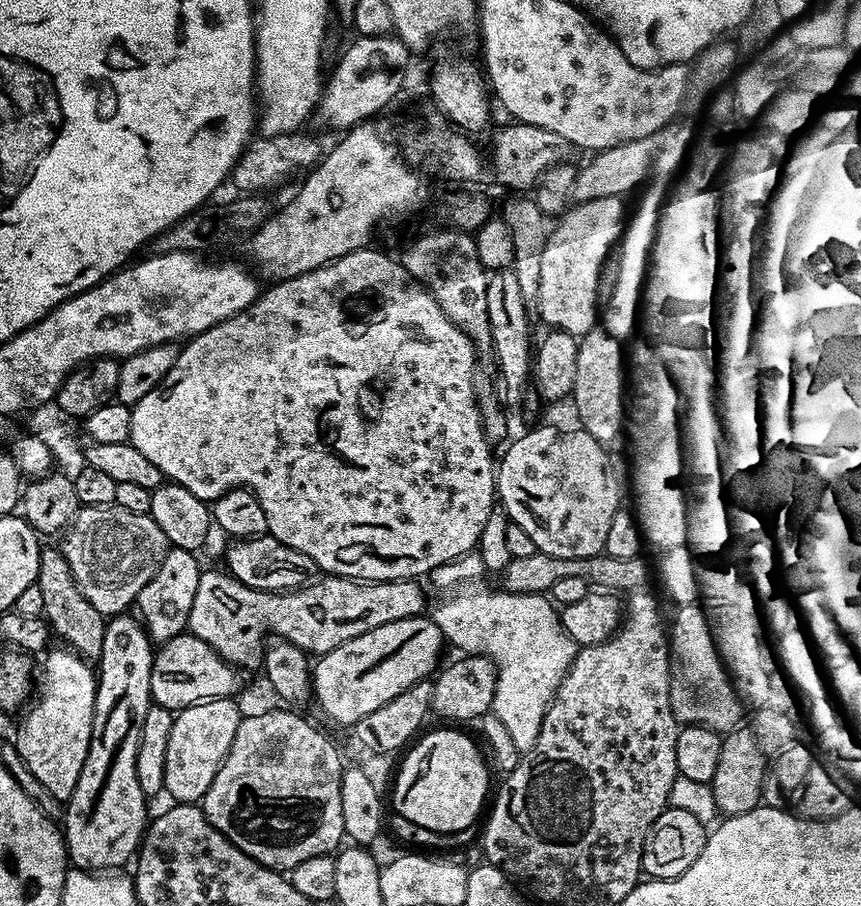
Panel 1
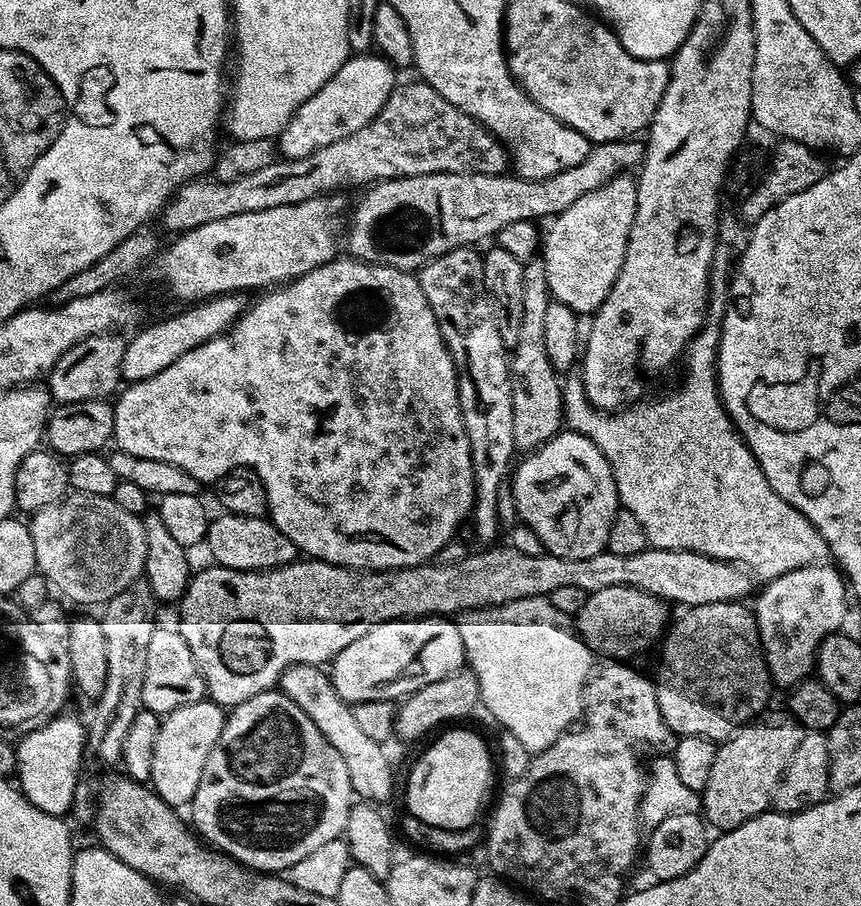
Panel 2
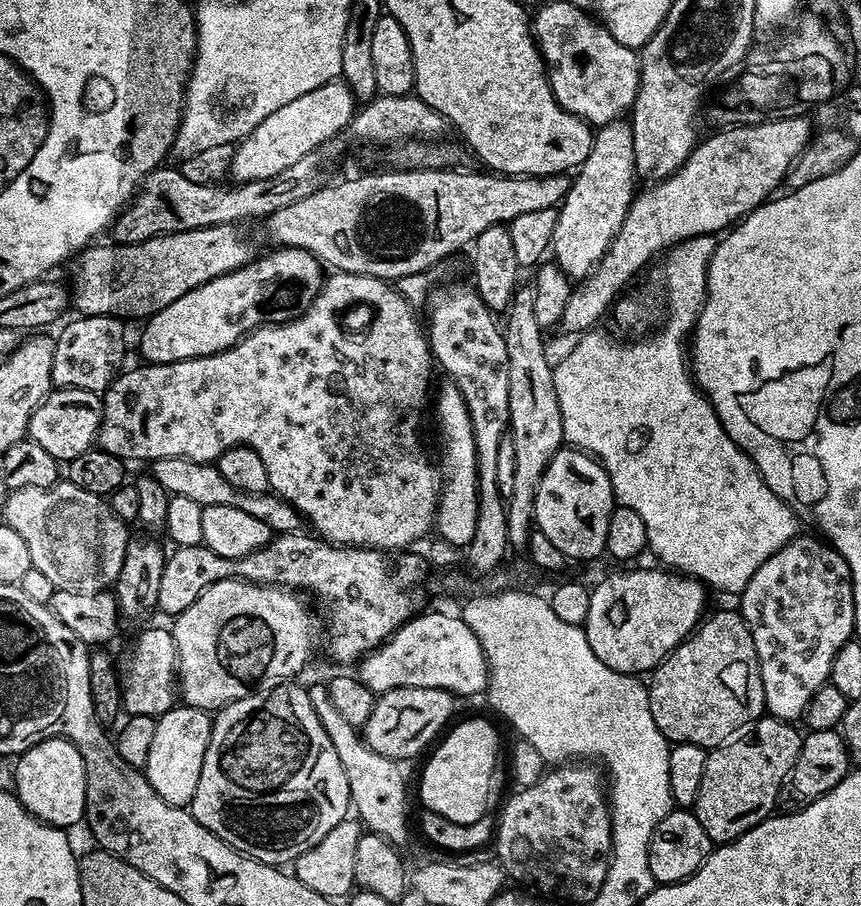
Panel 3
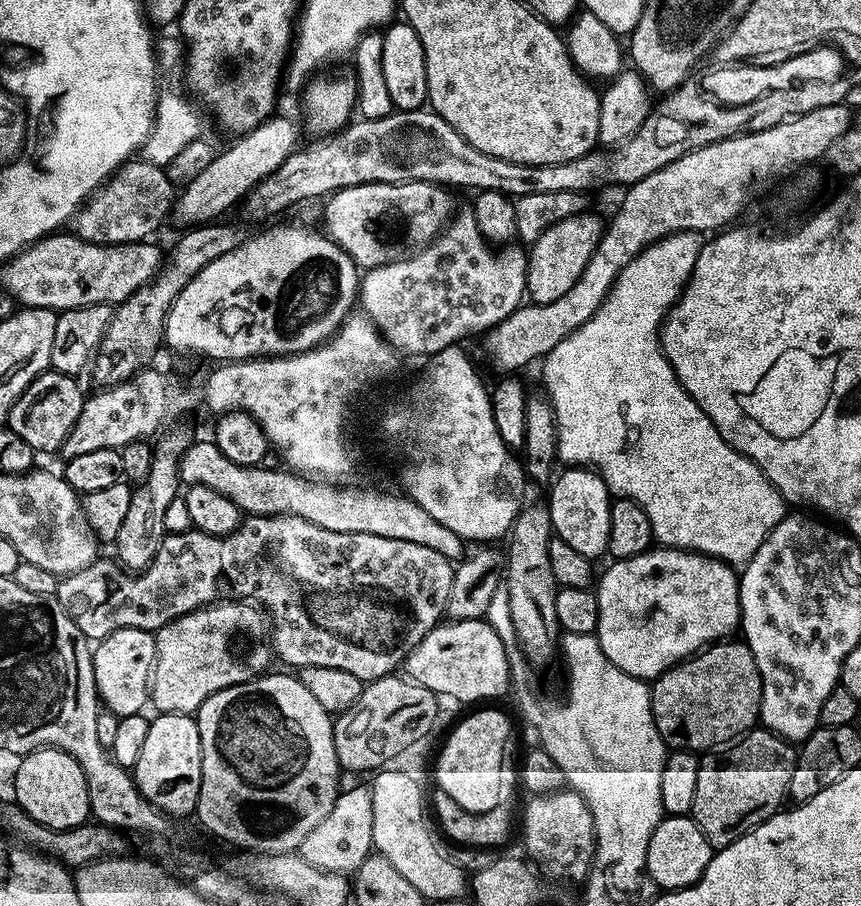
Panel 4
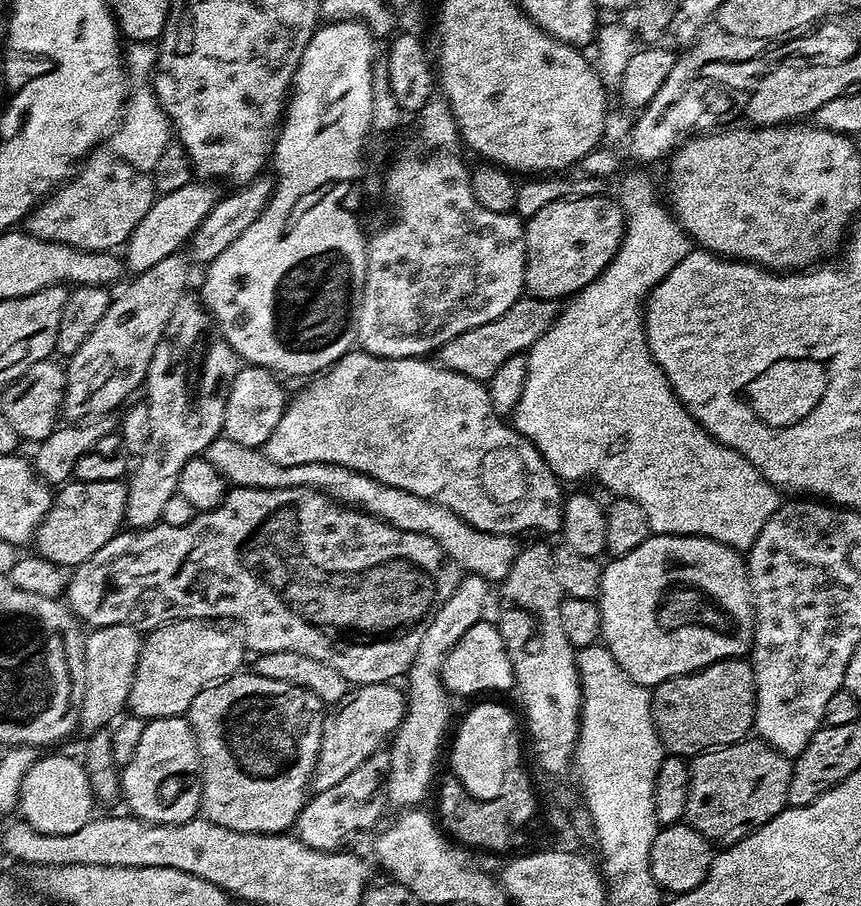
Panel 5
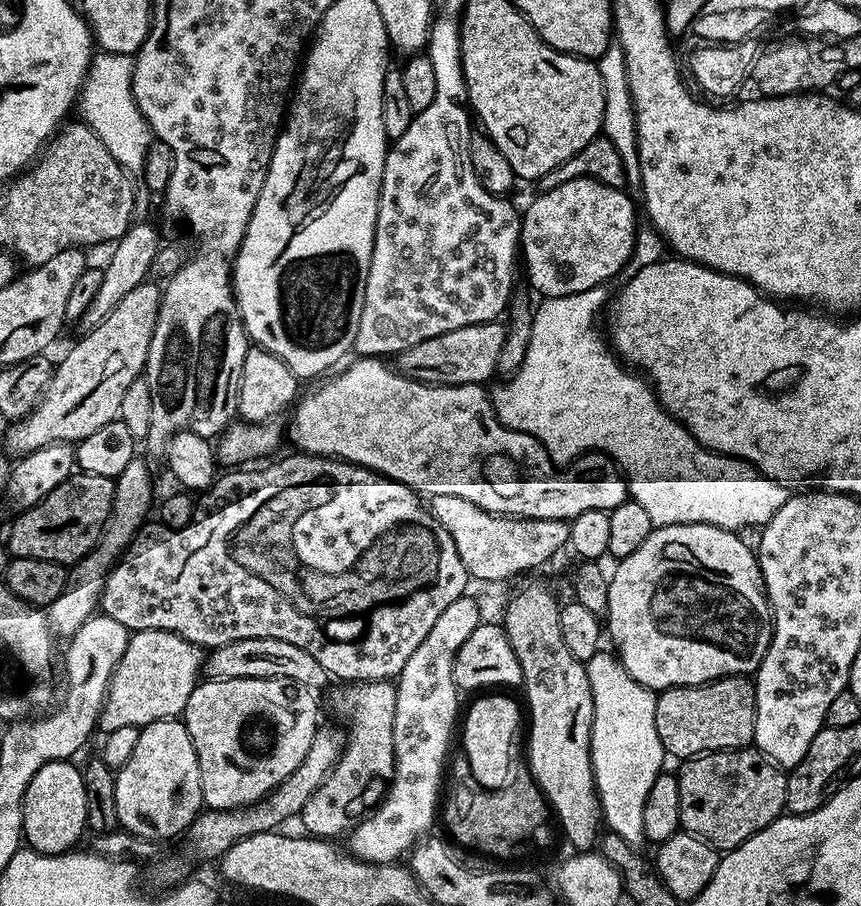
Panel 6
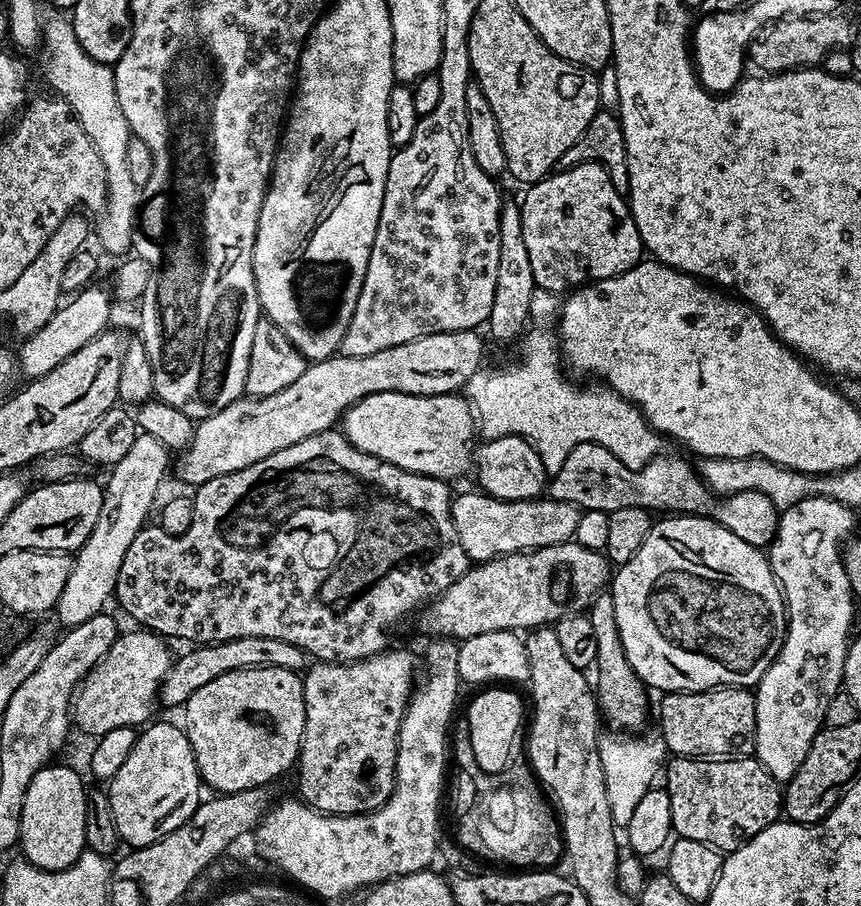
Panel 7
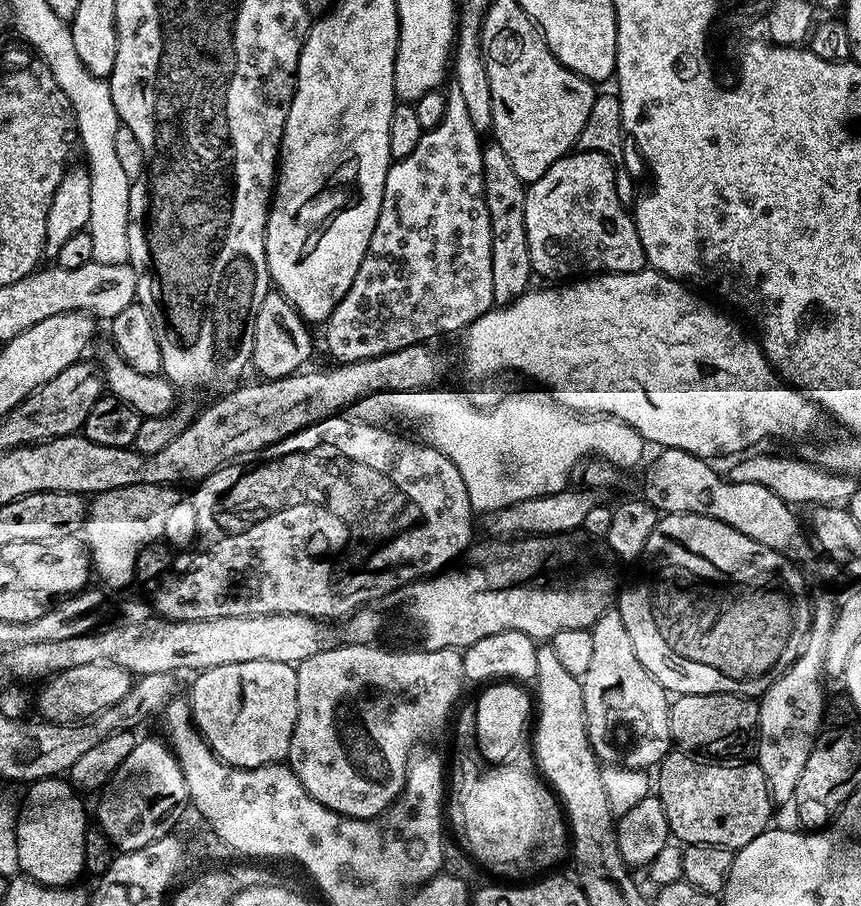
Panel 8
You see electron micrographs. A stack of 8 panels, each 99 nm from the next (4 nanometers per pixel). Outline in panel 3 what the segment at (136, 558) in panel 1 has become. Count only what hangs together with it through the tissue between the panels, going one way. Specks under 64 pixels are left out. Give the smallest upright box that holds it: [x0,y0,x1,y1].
[4,482,130,592]

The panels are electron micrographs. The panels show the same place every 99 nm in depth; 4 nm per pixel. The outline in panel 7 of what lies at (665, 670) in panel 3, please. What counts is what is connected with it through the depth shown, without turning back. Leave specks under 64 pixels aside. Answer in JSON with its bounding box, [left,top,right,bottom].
[659,688,756,758]

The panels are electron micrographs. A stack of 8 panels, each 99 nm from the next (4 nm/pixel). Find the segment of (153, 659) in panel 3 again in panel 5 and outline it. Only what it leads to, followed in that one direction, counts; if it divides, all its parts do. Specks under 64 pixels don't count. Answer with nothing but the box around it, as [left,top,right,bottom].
[78,624,141,734]

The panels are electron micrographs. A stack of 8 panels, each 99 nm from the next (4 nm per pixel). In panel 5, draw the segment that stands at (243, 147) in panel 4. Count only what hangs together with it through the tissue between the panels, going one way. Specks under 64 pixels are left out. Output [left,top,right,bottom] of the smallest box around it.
[124,180,218,275]

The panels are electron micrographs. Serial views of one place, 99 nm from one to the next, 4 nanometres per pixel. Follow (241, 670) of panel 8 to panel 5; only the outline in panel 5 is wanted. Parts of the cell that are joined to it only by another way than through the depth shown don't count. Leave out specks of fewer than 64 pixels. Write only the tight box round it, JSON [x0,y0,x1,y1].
[186,674,326,834]

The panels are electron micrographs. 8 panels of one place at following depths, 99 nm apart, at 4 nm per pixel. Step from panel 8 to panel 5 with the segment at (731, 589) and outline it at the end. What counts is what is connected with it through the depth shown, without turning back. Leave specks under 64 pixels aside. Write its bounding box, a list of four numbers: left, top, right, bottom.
[598,534,756,686]

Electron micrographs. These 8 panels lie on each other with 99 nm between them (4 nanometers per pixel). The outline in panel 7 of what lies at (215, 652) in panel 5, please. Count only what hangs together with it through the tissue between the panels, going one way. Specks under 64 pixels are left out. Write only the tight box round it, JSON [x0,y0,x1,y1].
[71,630,174,738]

